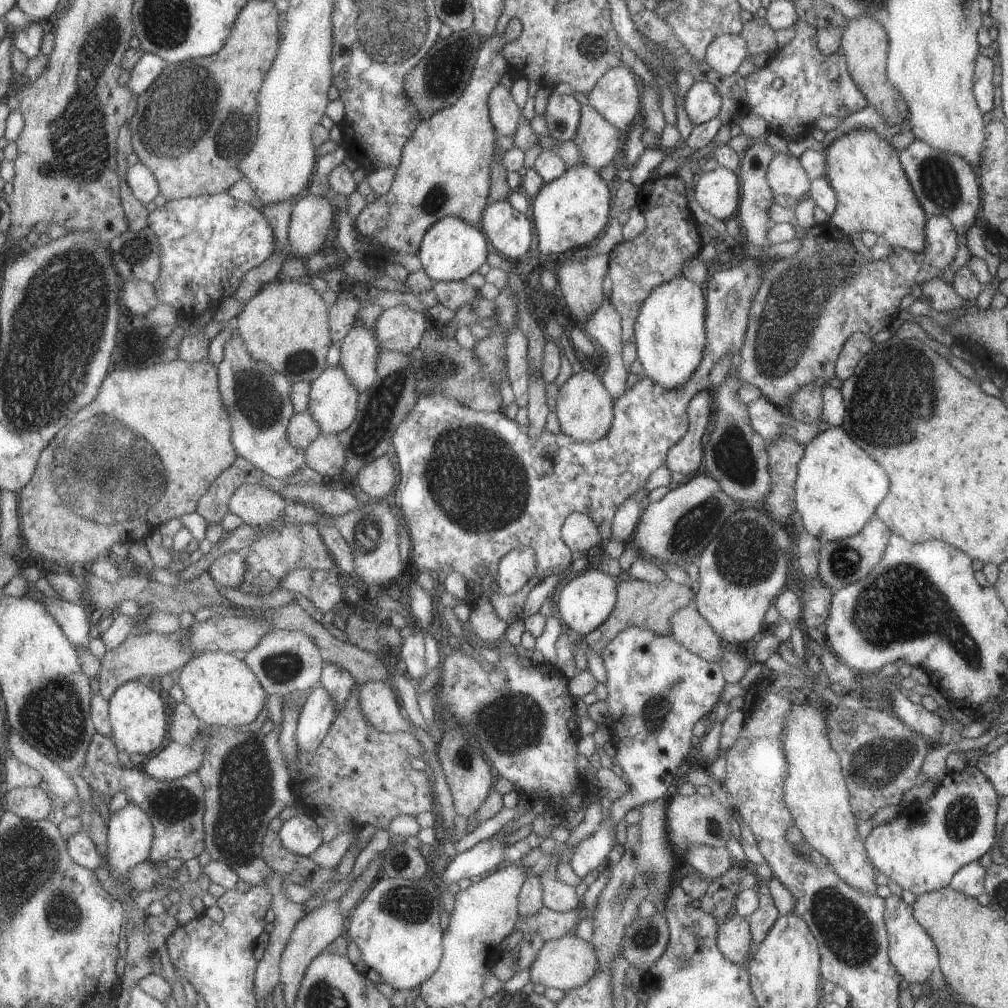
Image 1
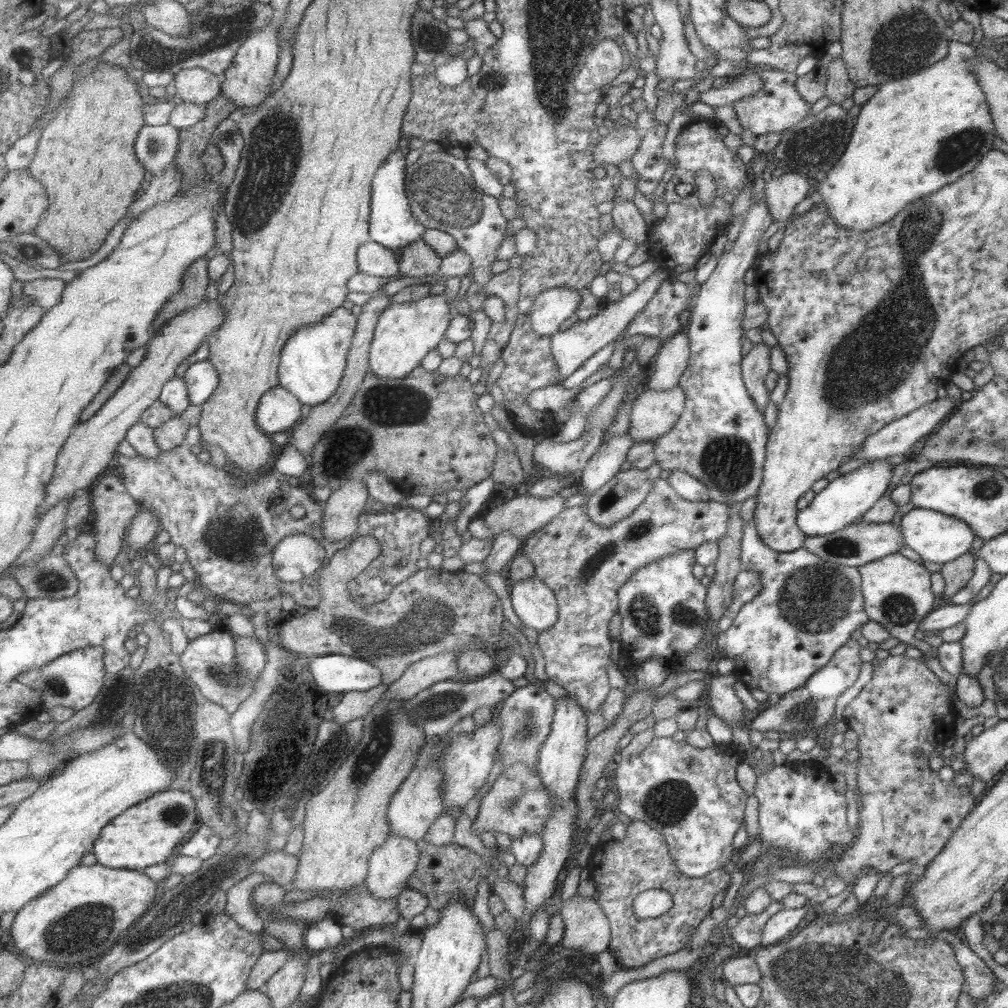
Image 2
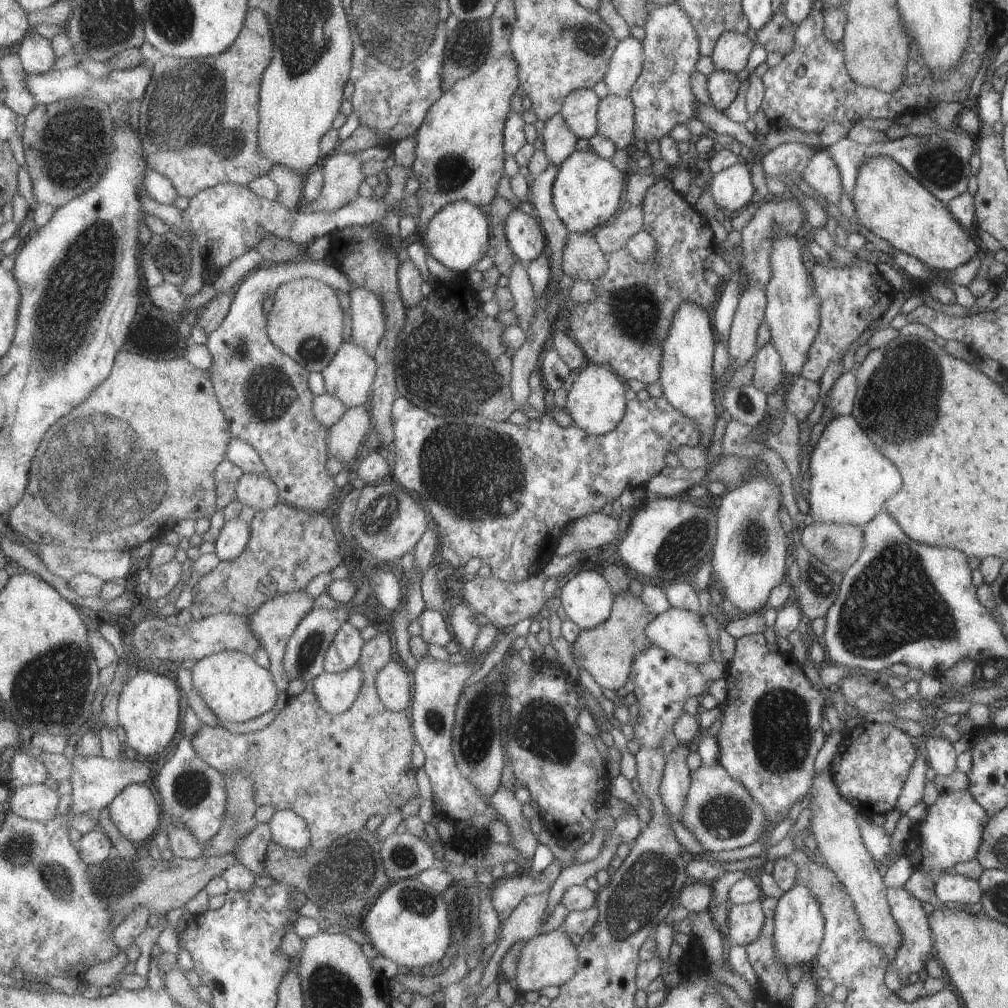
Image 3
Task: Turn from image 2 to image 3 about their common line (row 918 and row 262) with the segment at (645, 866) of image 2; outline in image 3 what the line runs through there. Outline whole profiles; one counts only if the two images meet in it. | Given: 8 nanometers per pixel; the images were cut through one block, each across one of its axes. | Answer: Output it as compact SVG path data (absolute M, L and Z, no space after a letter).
M661 177L653 186L650 186L644 194L643 200L640 204L642 210L642 222L643 224L647 224L647 228L645 230L649 230L649 234L653 237L656 249L653 253L653 256L646 260L646 263L637 262L629 251L623 246L620 249L617 249L615 252L605 254L606 261L609 263L606 273L599 277L593 283L595 290L595 299L591 303L582 303L575 304L573 306L573 310L571 310L570 315L570 331L571 335L575 340L583 347L585 351L587 360L589 362L595 363L596 365L607 365L615 374L618 374L624 381L628 379L635 379L639 382L642 382L644 385L649 383L654 383L658 380L659 375L659 359L661 354L661 343L667 334L669 325L671 324L671 319L674 317L675 311L678 309L678 306L682 304L683 301L691 301L693 304L704 308L707 312L712 312L715 308L715 292L714 287L710 288L705 284L703 280L703 272L705 271L702 267L703 260L706 259L706 256L712 256L714 250L714 238L711 230L709 229L709 225L707 220L701 214L697 213L696 209L688 204L684 196L679 194L673 187L671 187L671 181L668 180L667 177Z

